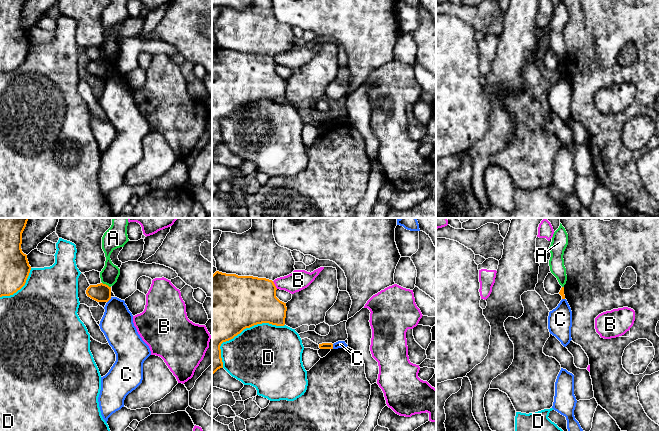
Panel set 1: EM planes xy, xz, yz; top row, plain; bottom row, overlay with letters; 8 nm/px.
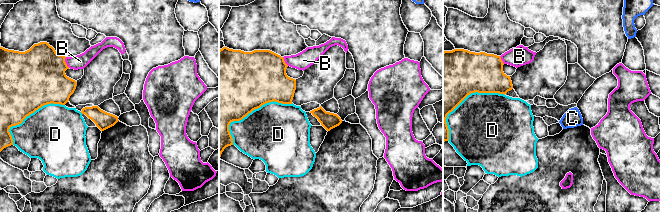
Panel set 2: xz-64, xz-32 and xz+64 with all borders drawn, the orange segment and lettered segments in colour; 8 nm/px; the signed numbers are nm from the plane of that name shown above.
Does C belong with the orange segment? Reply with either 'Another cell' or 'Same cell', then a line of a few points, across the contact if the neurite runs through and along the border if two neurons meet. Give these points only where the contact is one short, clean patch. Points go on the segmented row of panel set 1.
Another cell. Line: xy (111, 297), (107, 302)

